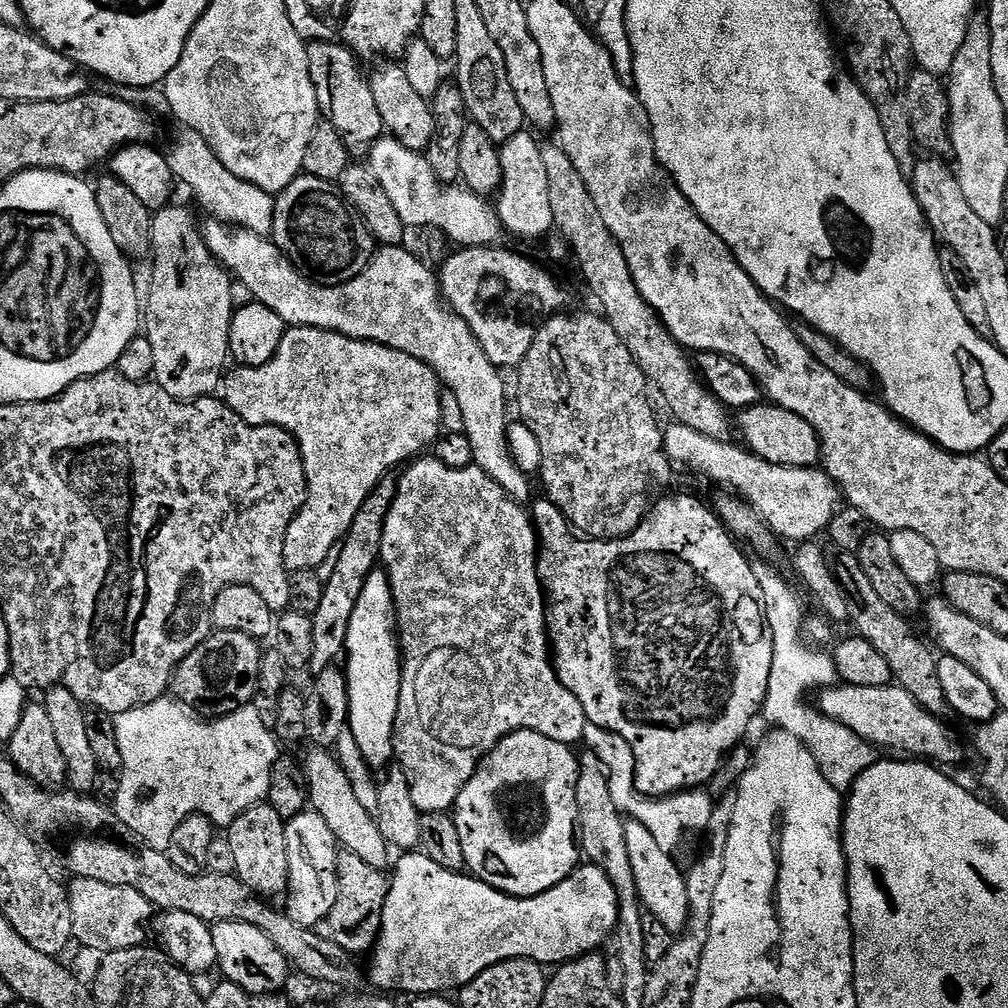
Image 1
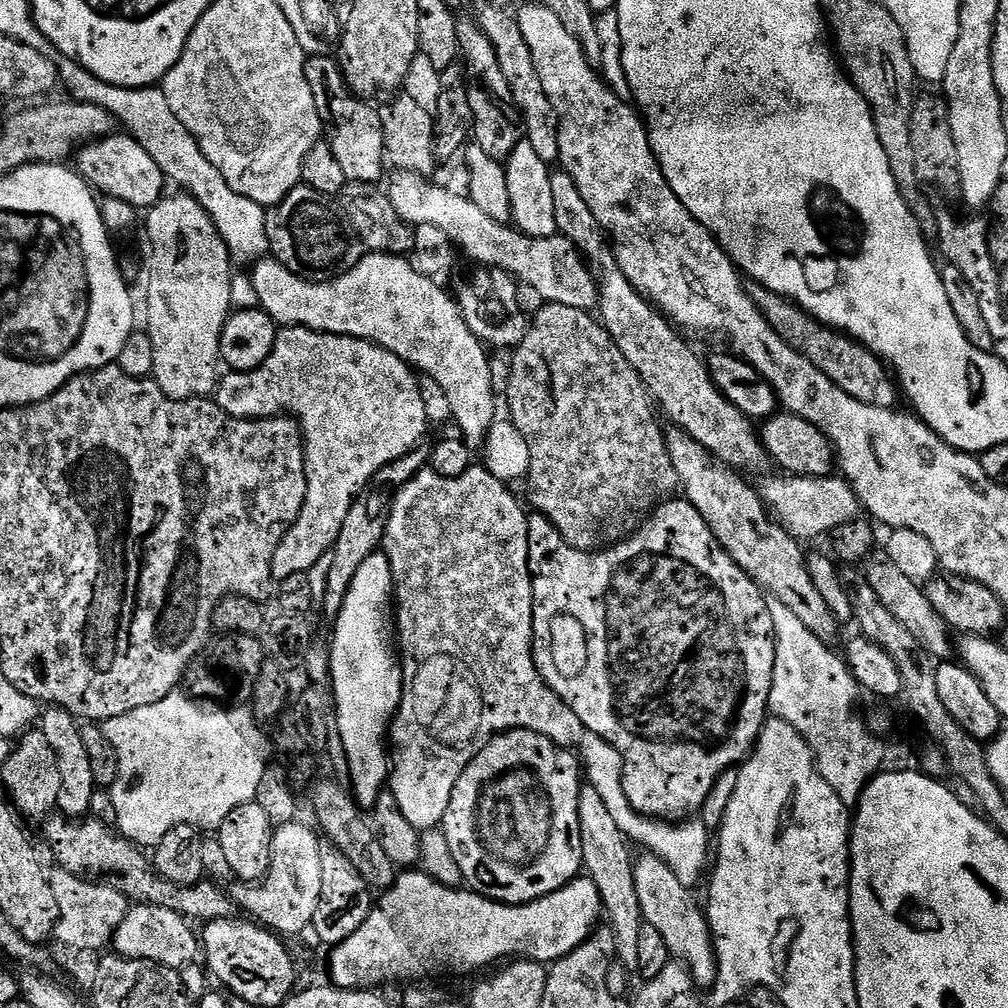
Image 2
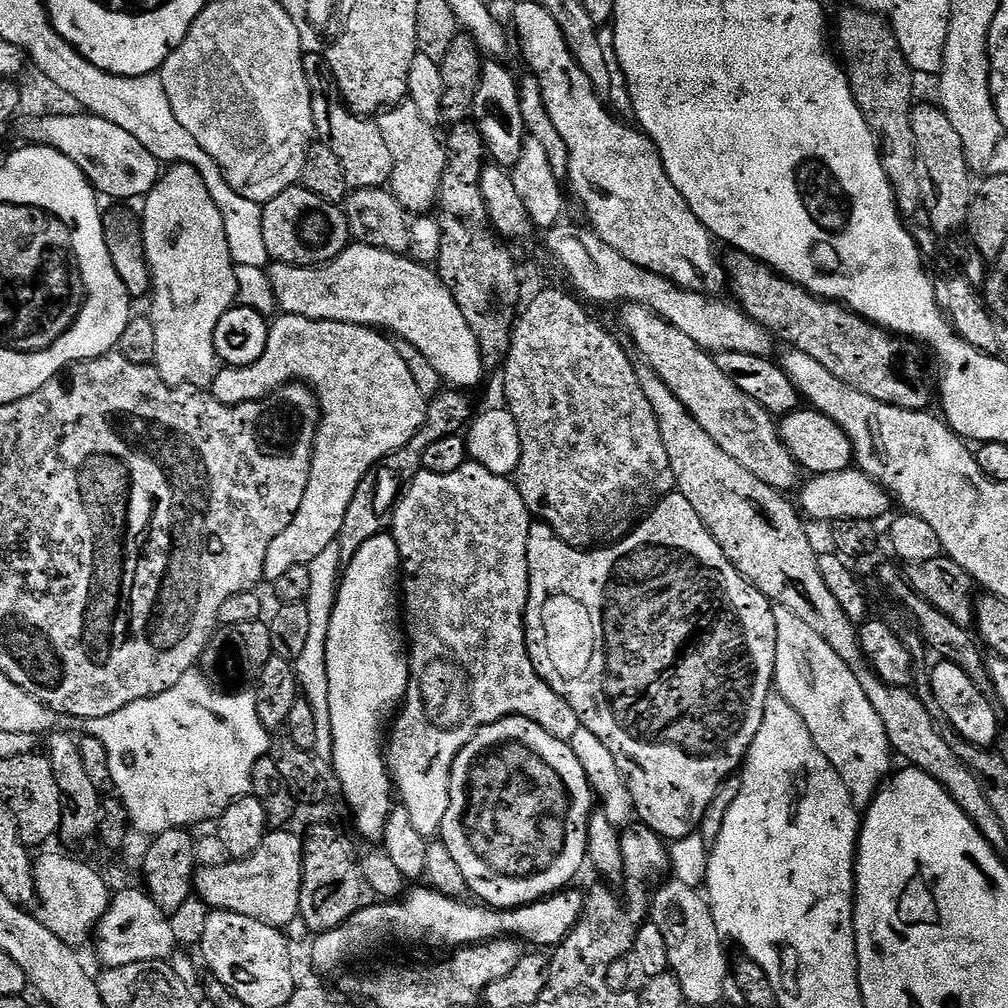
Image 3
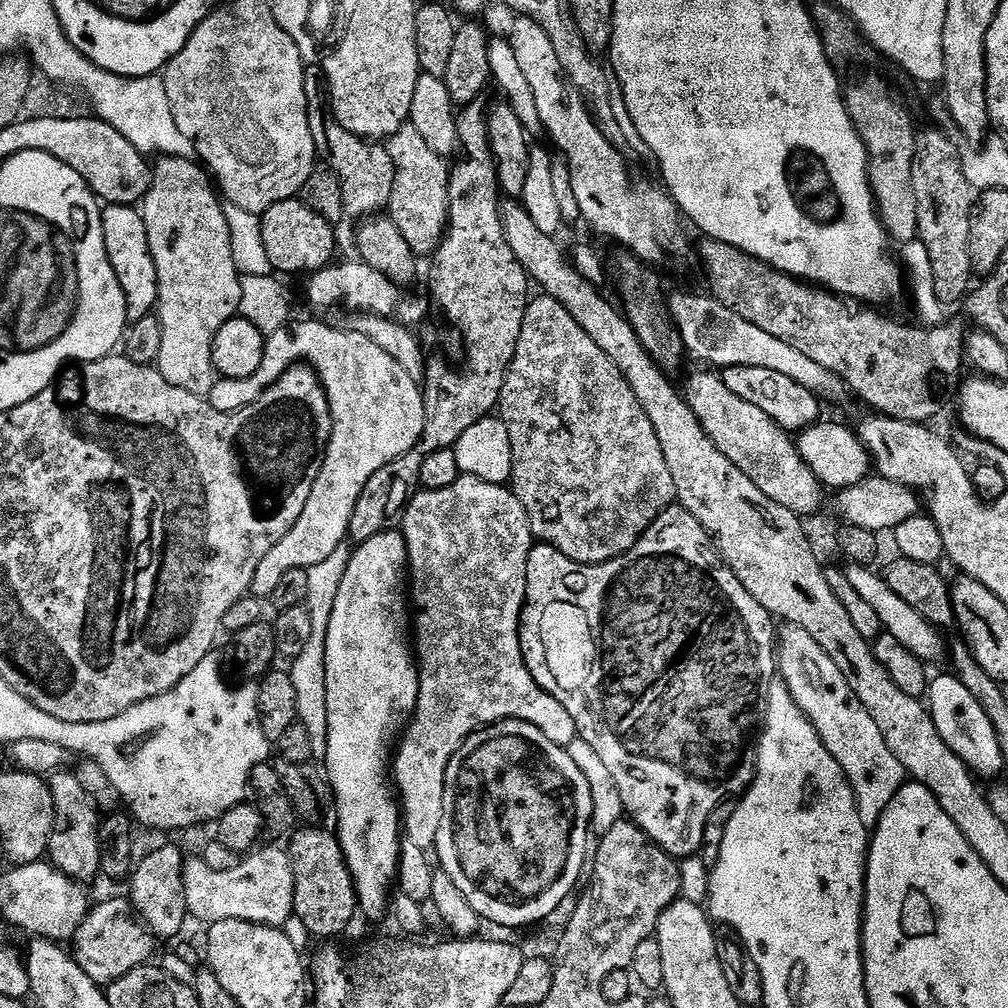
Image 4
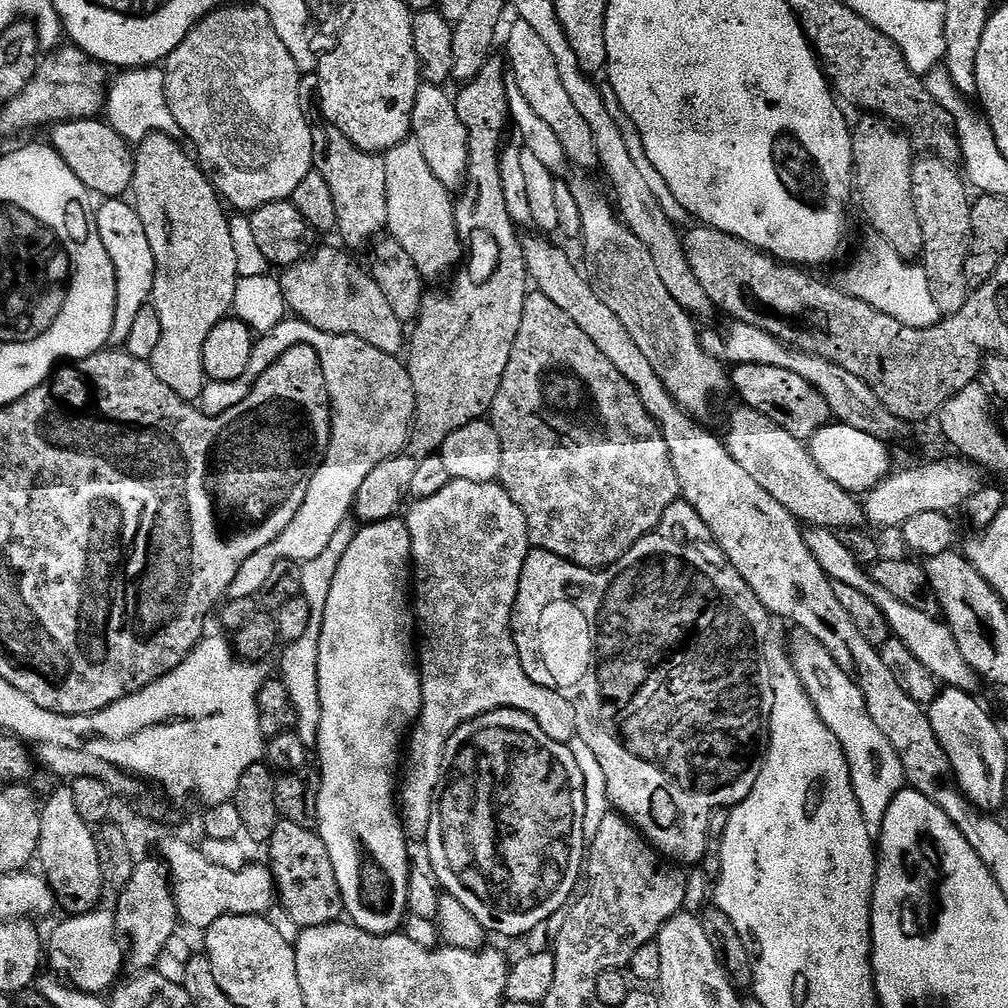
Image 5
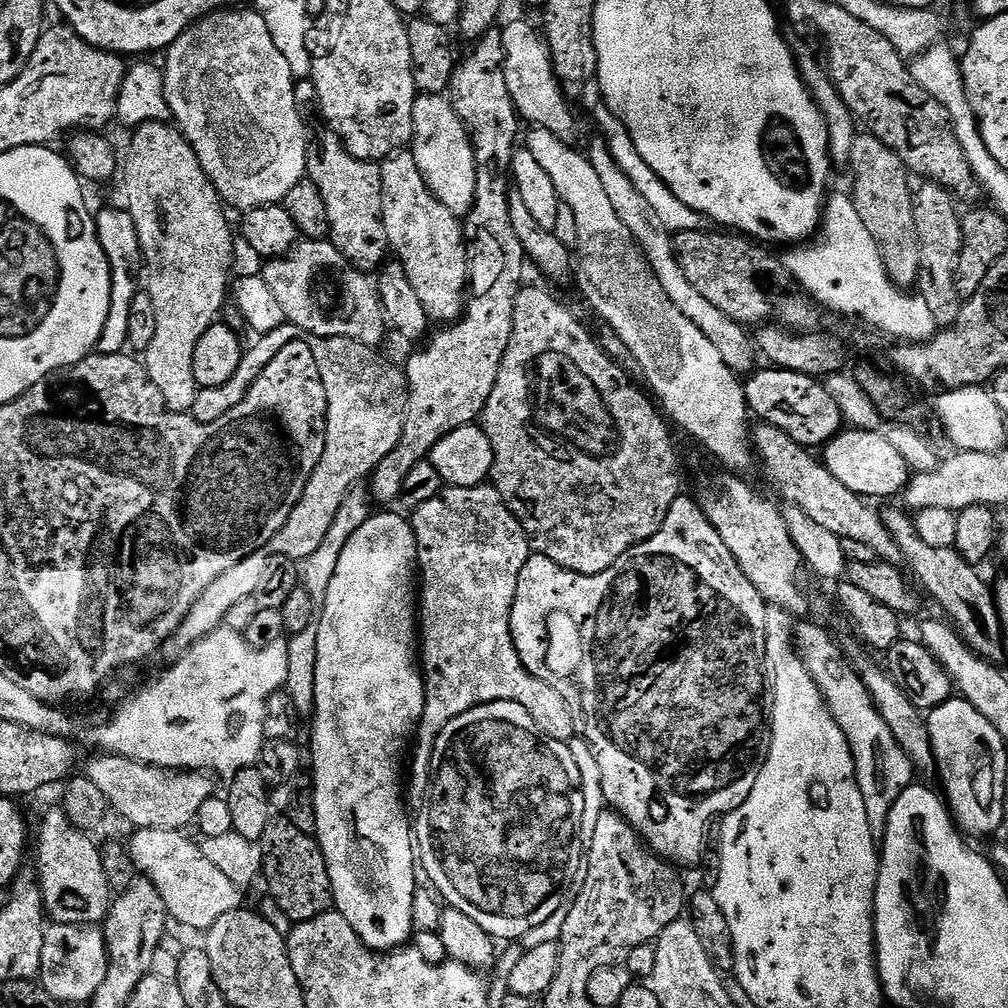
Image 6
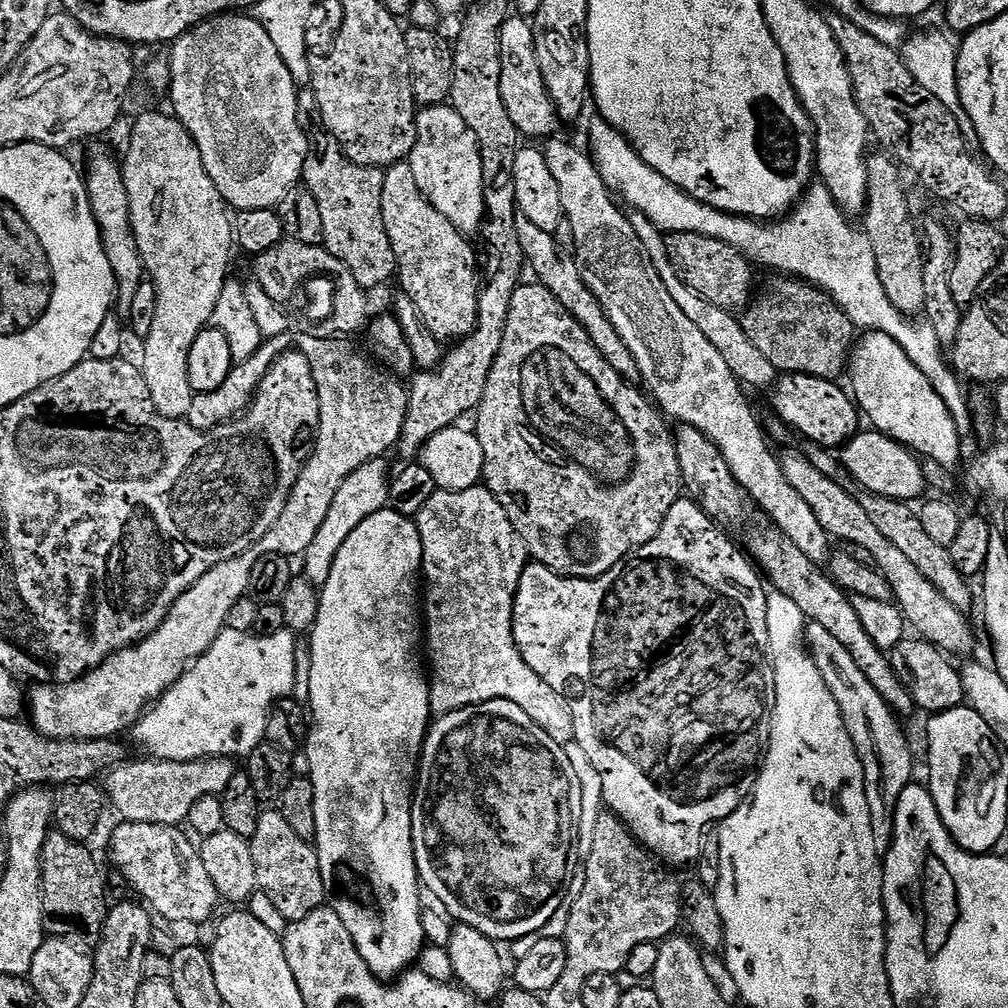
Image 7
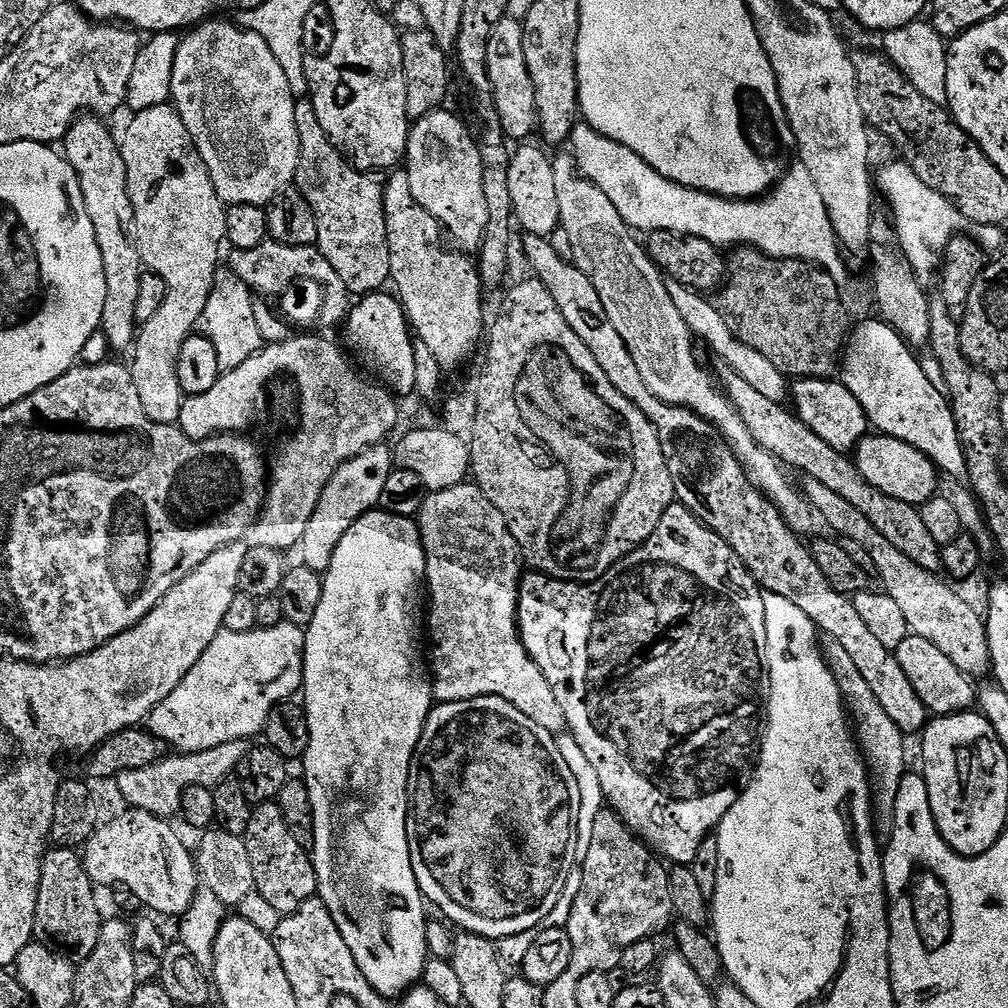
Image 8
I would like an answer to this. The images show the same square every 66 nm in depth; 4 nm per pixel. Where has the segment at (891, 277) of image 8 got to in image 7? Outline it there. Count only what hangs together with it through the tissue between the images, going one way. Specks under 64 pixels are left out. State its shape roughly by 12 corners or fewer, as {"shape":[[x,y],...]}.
{"shape":[[868,156],[862,227],[886,298],[924,307],[922,236],[902,168]]}

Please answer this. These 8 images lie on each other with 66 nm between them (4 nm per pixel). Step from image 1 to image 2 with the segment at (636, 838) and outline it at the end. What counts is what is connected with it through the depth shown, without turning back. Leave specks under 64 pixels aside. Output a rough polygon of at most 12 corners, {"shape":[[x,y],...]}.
{"shape":[[649,851],[634,860],[644,923],[697,989],[716,983],[701,901]]}

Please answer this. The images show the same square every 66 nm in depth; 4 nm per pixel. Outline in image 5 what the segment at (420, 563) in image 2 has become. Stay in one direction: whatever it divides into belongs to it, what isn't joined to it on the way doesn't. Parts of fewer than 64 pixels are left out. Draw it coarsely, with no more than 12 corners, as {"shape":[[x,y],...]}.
{"shape":[[499,482],[406,512],[422,706],[398,807],[428,839],[458,726],[499,708],[554,742],[573,702],[522,670],[530,551]]}

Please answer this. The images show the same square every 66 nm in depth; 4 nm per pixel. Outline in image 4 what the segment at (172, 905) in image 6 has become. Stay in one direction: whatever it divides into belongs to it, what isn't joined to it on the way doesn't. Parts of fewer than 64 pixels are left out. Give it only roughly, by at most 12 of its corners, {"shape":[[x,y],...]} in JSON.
{"shape":[[283,847],[234,870],[184,865],[189,913],[283,929],[294,914]]}

